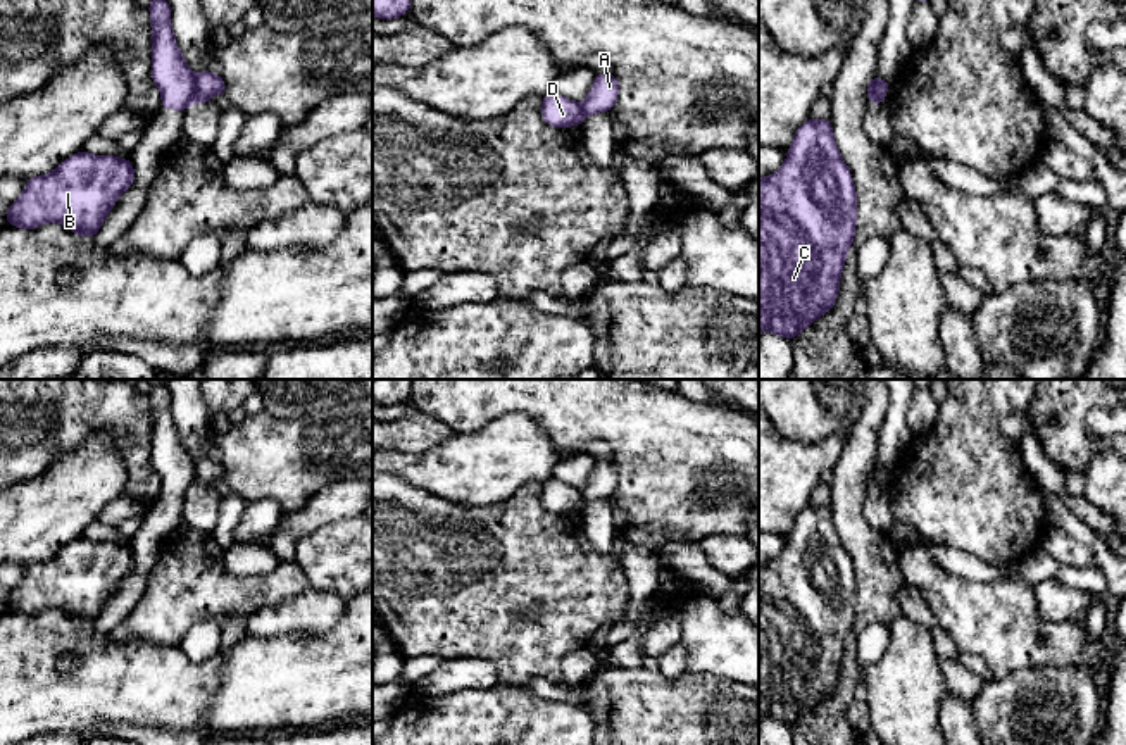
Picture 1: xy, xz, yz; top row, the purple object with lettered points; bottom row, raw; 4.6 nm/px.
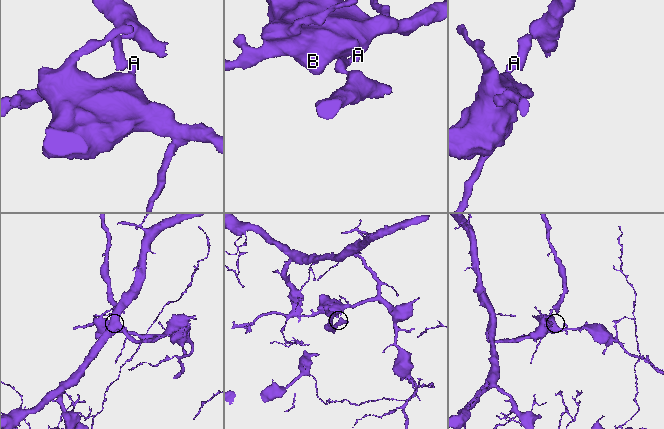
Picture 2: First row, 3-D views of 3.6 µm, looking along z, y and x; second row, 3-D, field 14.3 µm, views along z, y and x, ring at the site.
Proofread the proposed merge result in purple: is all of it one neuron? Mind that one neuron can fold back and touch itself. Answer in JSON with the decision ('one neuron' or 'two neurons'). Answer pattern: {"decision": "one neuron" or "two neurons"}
{"decision": "two neurons"}

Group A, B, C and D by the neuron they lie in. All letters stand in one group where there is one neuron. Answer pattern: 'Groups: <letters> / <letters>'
Groups: A B C / D

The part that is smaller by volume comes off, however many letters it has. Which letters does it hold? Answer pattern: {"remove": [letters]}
{"remove": ["D"]}

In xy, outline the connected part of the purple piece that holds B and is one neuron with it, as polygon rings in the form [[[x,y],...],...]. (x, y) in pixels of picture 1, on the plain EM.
[[[78,538],[47,562],[28,564],[22,581],[9,592],[7,610],[34,616],[45,609],[62,609],[78,623],[97,623],[105,602],[121,579],[134,569],[131,547]]]

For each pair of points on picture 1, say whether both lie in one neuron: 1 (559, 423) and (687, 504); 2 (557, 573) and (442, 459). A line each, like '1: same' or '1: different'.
1: same
2: different

